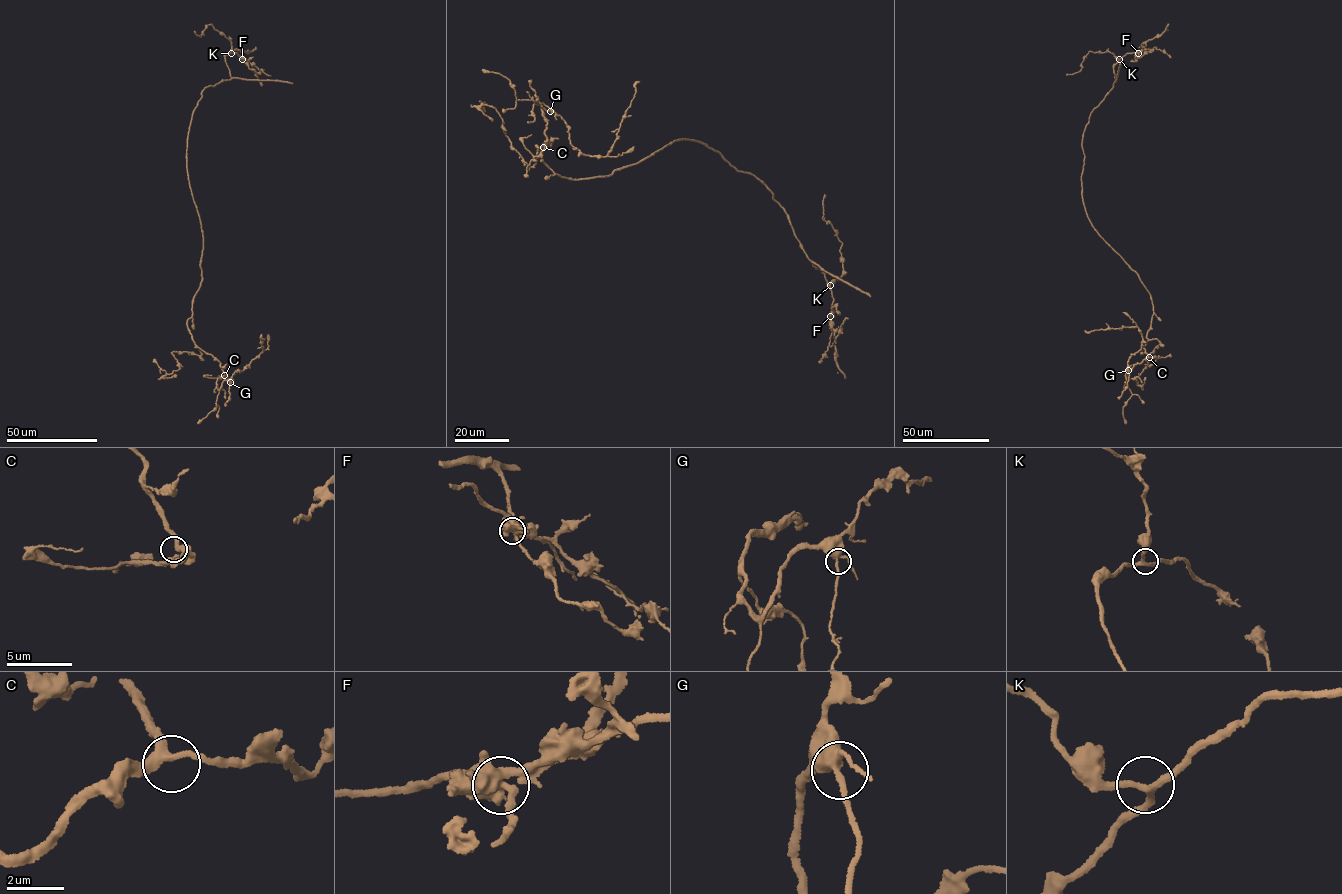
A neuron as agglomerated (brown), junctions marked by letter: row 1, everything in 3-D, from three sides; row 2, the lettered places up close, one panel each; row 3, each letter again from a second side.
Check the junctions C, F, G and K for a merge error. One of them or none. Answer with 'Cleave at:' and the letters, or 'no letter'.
Cleave at: F

